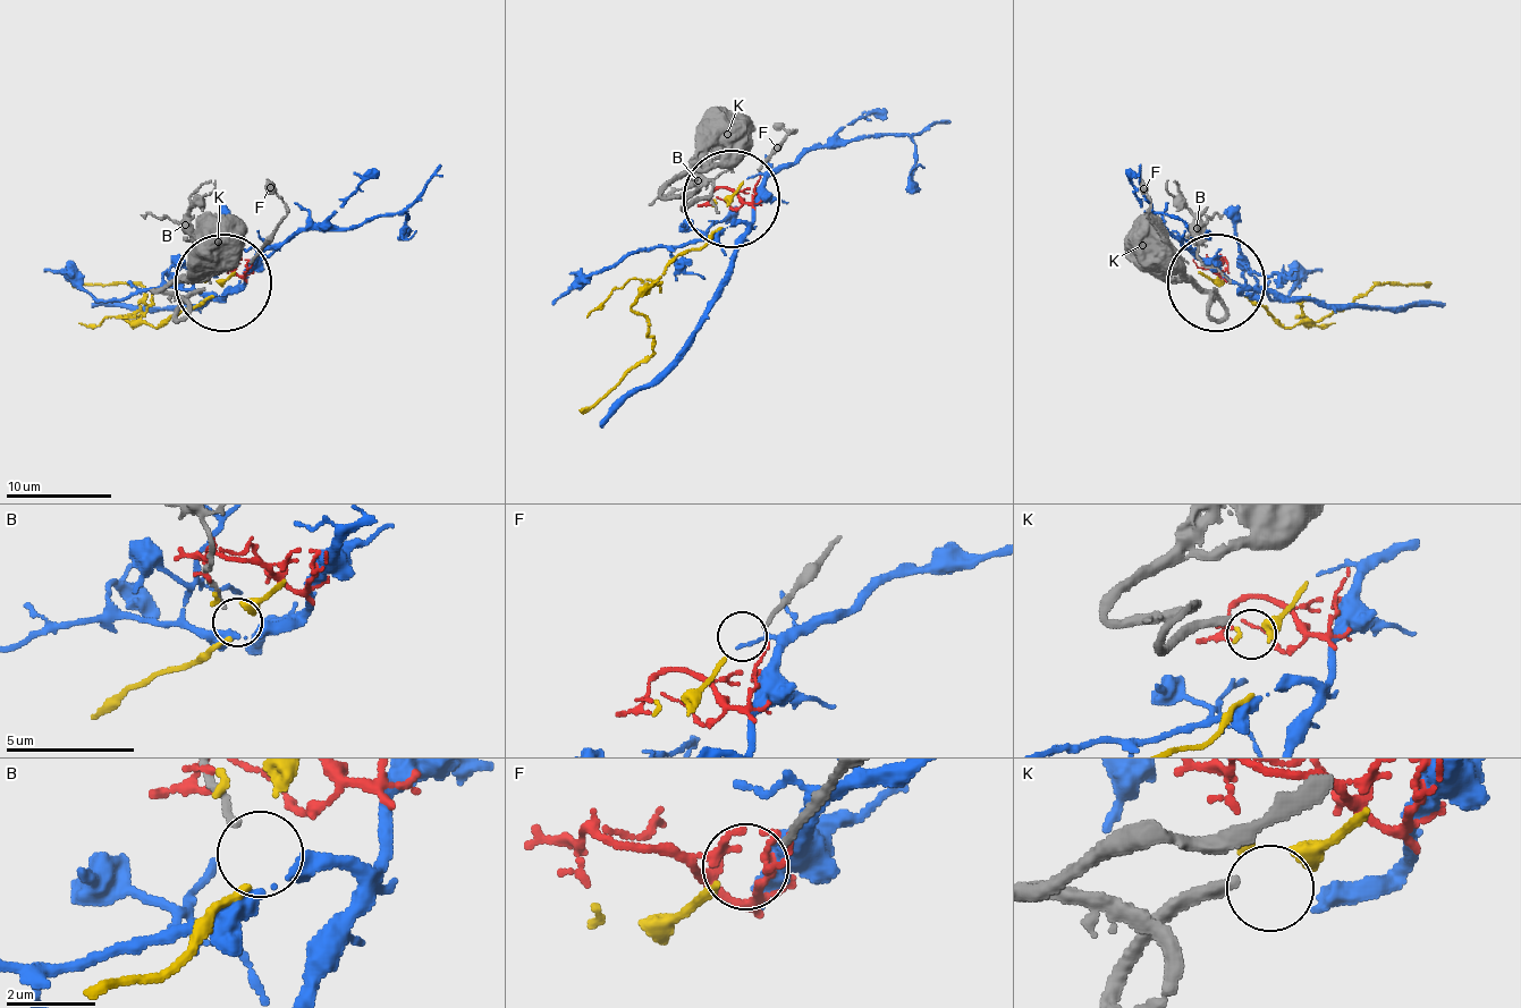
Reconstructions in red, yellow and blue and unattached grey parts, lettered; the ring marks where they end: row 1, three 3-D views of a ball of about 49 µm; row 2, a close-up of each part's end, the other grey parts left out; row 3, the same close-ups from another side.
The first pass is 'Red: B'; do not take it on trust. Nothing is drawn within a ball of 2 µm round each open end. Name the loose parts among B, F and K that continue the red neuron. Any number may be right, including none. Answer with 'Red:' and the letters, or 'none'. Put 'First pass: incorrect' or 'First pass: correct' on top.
First pass: incorrect
Red: none

